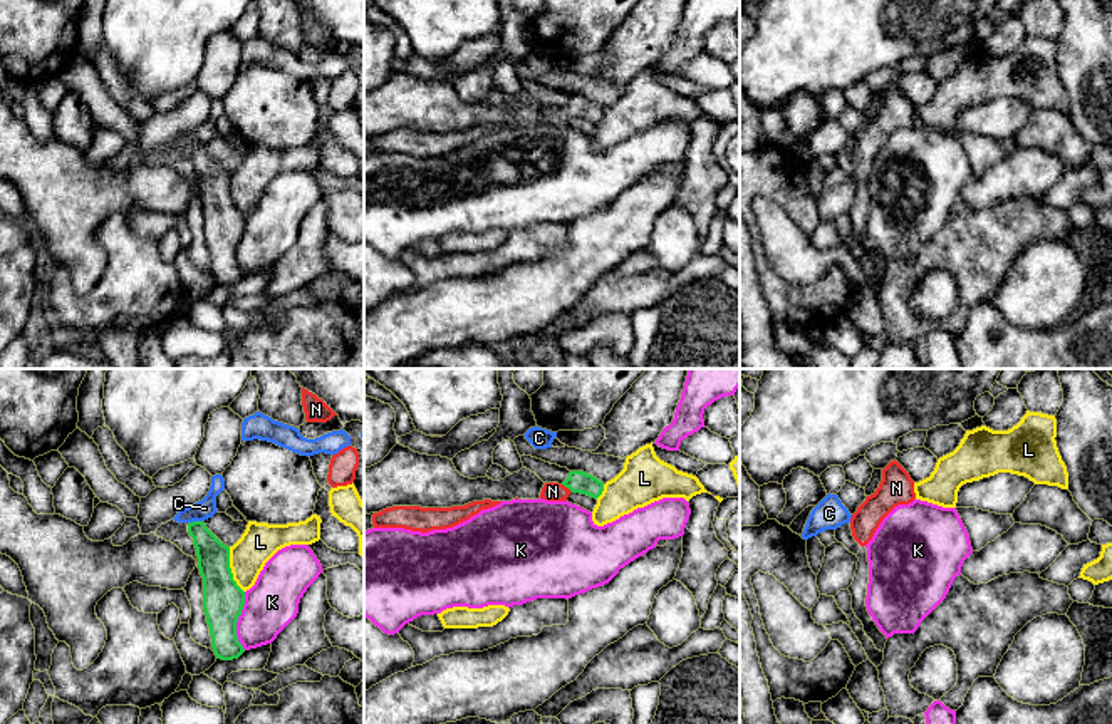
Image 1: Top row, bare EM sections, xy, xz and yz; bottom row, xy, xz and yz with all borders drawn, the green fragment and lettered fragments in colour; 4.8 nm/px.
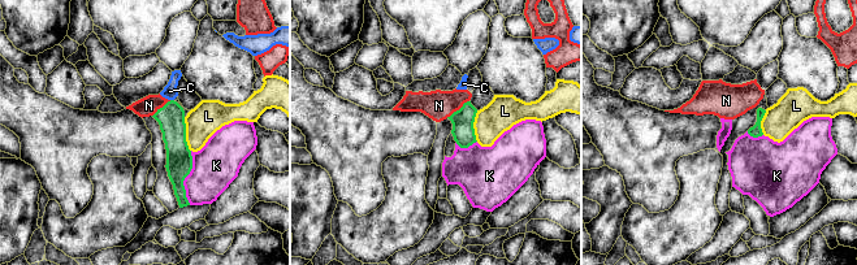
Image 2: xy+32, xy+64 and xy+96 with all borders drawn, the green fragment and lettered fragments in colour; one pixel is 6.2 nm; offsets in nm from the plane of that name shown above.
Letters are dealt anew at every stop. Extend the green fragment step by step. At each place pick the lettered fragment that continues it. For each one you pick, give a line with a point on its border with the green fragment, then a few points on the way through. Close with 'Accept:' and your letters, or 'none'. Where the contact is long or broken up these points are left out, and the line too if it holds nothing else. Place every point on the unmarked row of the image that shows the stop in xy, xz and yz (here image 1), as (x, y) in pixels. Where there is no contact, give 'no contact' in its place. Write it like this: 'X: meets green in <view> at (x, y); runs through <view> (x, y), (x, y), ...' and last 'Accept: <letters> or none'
N: meets green in xz at (567, 111); runs through xz (577, 106), (567, 111), (552, 116)
Accept: N

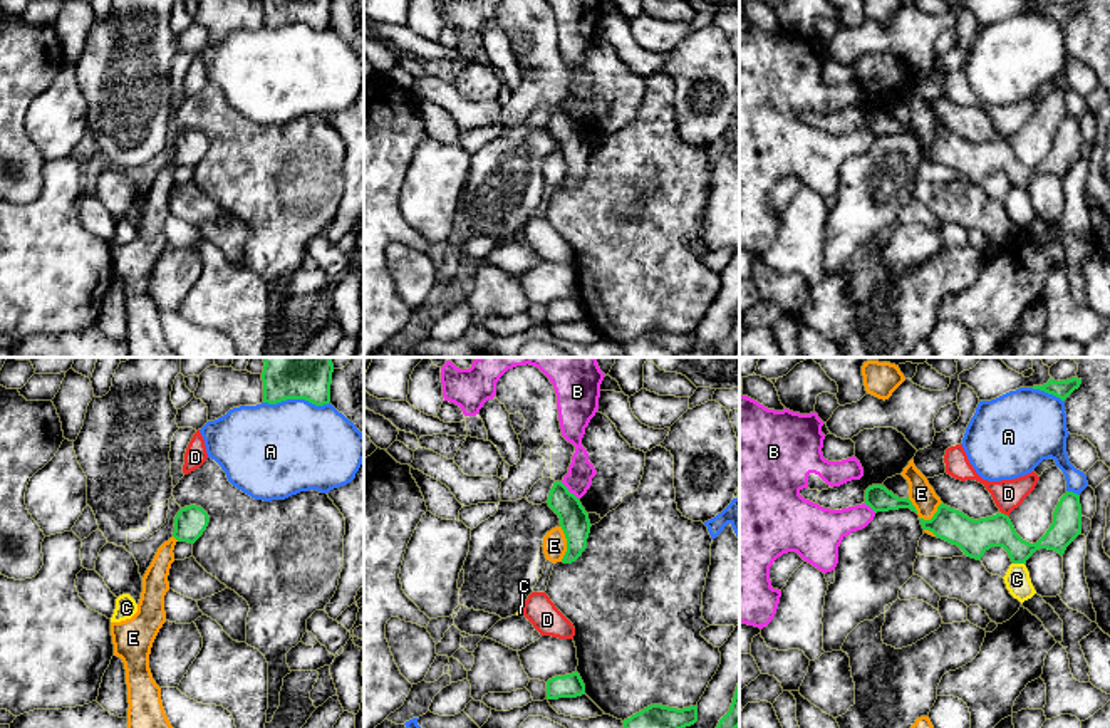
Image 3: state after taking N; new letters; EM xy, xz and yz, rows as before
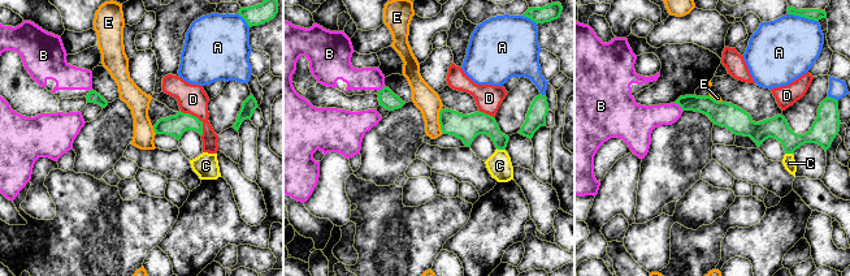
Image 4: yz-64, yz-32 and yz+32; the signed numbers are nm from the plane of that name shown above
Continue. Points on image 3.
Accept: none

